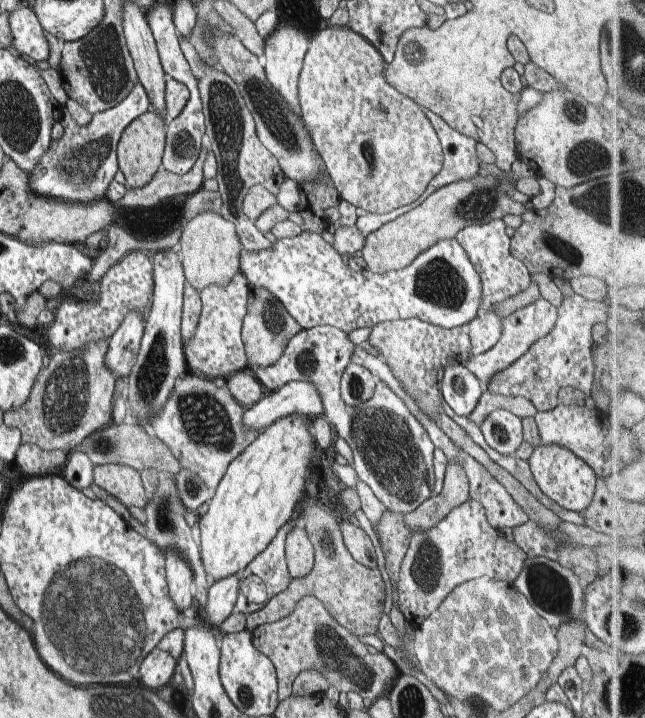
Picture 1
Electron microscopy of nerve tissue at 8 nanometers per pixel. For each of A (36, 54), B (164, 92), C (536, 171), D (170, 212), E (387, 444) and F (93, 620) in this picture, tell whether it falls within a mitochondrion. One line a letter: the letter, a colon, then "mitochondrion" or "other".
A: other
B: other
C: other
D: mitochondrion
E: mitochondrion
F: mitochondrion

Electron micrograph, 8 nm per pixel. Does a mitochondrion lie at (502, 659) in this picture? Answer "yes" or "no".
no

